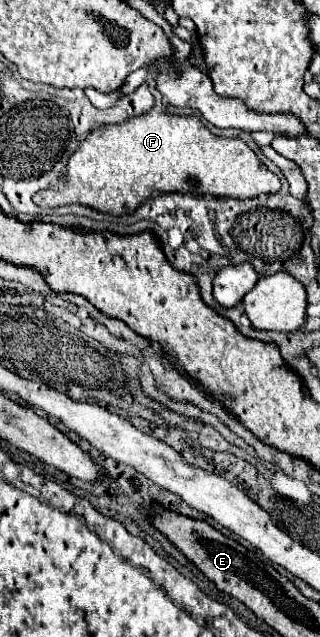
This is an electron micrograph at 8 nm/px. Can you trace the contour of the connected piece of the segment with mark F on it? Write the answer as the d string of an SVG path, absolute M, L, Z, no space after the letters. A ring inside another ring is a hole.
M152 109L124 123L104 125L92 131L72 153L66 165L66 177L54 189L36 193L34 203L40 207L82 203L104 213L124 215L132 213L154 191L248 199L262 193L270 195L278 189L280 179L258 161L242 139L212 135L196 115L180 117ZM190 165L192 183L182 183L180 177L190 173Z

